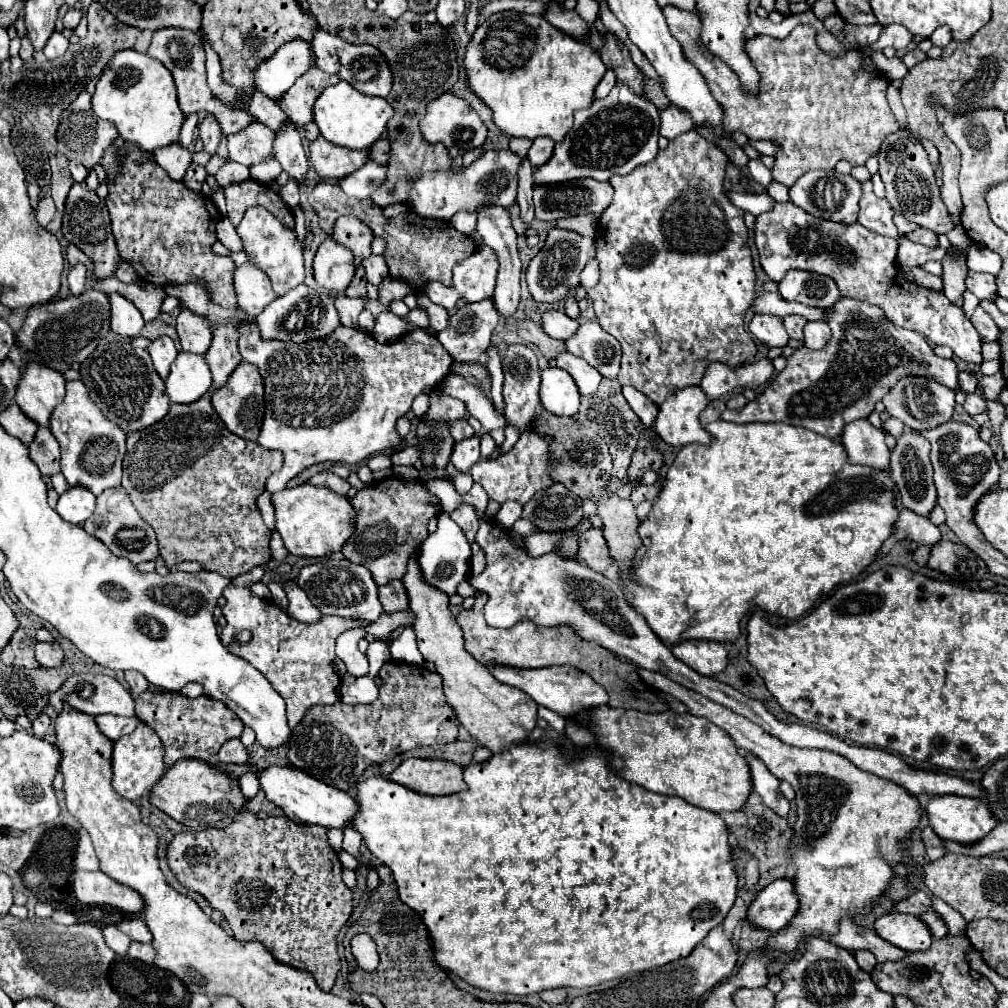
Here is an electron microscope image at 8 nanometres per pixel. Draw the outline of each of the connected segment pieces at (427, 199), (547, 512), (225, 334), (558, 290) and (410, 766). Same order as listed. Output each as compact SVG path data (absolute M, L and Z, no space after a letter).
M488 149L470 167L424 173L418 181L412 183L406 205L420 217L438 219L438 221L450 221L452 215L460 211L480 211L486 205L510 207L516 201L516 185L518 185L516 171L520 163L522 157L514 155L512 151Z
M556 483L546 491L538 491L522 511L538 531L562 531L574 527L582 519L582 499L564 485Z
M218 325L206 353L206 363L212 371L214 381L214 385L210 387L212 393L228 381L230 373L238 367L240 361L242 357L238 353L238 329L234 325Z
M558 227L550 229L544 247L538 251L538 255L530 261L526 269L526 283L532 299L536 303L554 303L564 299L572 289L580 285L580 271L594 257L594 251L596 251L594 239Z
M404 759L388 779L422 795L452 795L466 789L462 767L442 759Z

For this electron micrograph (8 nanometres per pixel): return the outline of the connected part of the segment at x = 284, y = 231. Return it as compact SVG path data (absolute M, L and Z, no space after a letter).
M250 207L244 213L242 223L238 225L238 235L244 241L246 255L256 261L256 265L270 277L274 293L284 295L290 289L304 283L304 259L302 259L302 241L296 239L294 229L284 227L270 211L262 207Z

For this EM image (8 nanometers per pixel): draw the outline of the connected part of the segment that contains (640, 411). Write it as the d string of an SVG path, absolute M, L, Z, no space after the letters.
M622 387L622 395L626 397L628 405L632 407L632 411L640 417L640 421L650 427L658 415L658 405L654 405L646 395L642 395L640 391L636 391L634 387Z

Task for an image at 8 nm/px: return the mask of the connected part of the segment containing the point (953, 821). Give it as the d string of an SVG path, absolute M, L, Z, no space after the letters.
M938 795L930 797L928 807L926 807L930 825L938 833L940 839L944 841L954 841L960 845L974 845L982 841L1000 821L990 813L988 805L982 799L972 799L972 797L958 797L958 795Z

